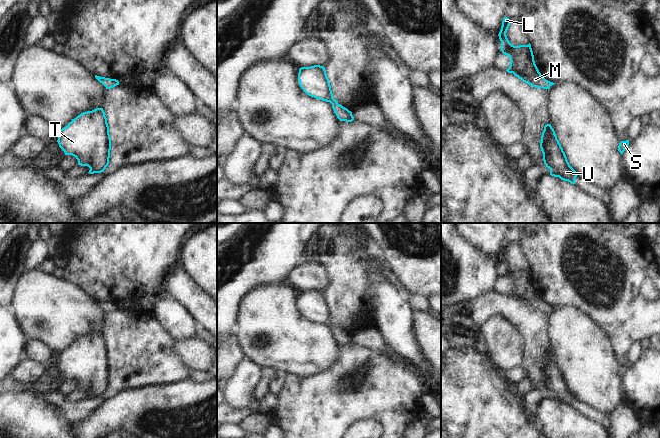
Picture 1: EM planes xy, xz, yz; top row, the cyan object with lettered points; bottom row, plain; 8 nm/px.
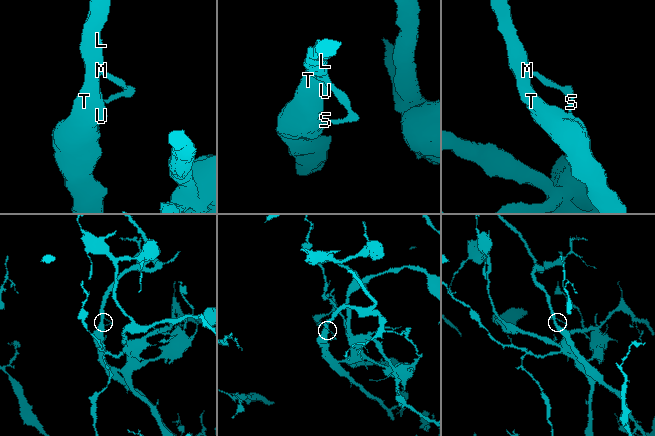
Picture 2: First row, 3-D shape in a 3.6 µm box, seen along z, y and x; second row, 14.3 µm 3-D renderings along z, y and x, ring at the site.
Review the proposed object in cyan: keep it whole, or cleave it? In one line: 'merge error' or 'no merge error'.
no merge error

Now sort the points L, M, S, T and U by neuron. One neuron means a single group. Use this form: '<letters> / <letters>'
L M S T U

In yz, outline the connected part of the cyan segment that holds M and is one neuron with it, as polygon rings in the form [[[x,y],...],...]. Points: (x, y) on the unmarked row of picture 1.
[[[504,241],[501,254],[498,258],[501,265],[501,275],[510,282],[510,290],[506,294],[508,297],[513,297],[523,306],[535,312],[549,313],[555,307],[546,304],[539,296],[531,272],[528,269],[512,269],[506,259],[510,250],[510,243]]]

